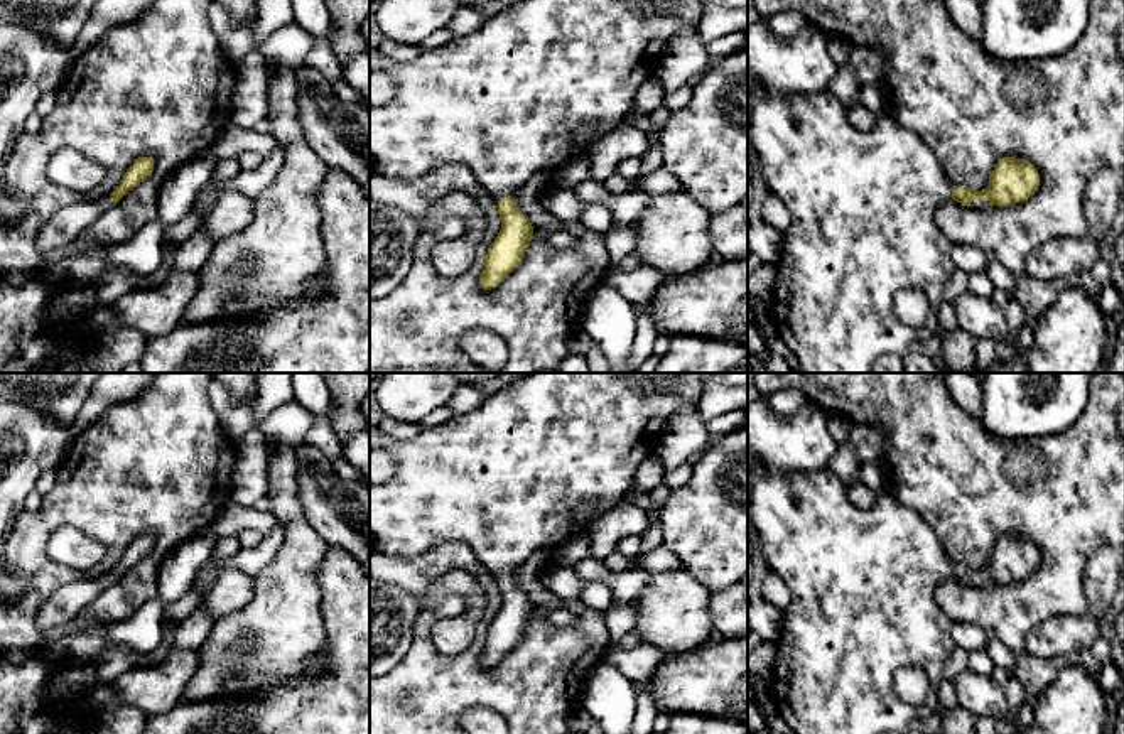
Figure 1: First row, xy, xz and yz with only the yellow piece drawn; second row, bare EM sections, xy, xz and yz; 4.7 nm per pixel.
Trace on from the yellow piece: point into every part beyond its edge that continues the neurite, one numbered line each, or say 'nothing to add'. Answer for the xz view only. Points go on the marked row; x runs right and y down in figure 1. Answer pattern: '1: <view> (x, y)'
1: xz (505, 102)

